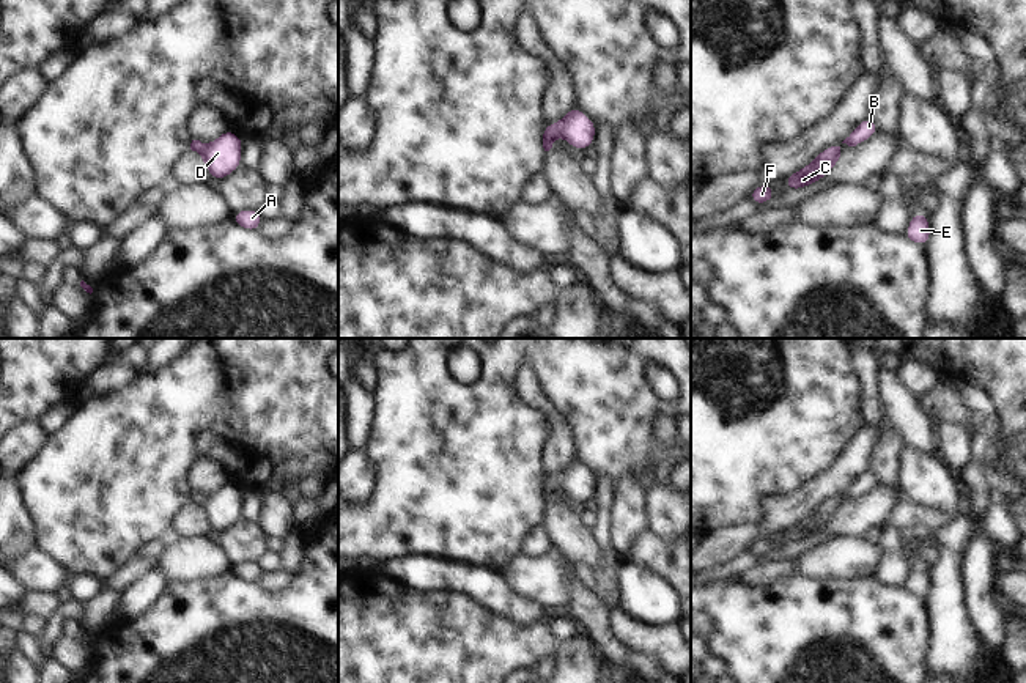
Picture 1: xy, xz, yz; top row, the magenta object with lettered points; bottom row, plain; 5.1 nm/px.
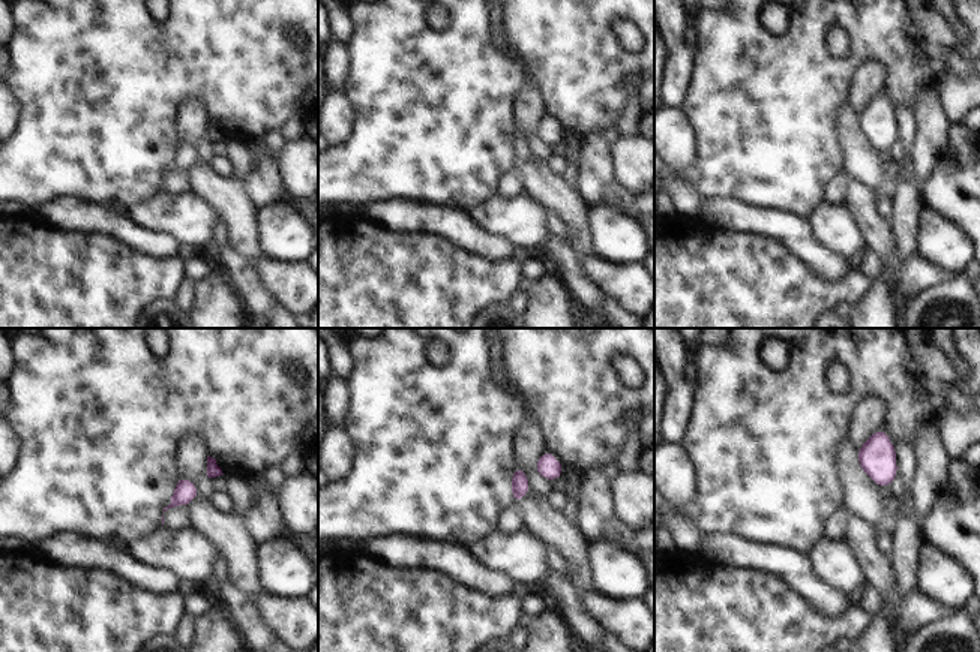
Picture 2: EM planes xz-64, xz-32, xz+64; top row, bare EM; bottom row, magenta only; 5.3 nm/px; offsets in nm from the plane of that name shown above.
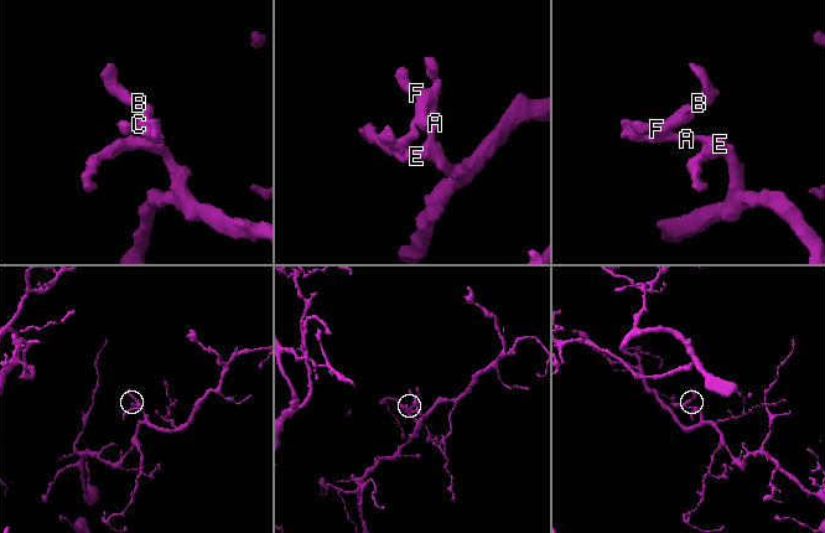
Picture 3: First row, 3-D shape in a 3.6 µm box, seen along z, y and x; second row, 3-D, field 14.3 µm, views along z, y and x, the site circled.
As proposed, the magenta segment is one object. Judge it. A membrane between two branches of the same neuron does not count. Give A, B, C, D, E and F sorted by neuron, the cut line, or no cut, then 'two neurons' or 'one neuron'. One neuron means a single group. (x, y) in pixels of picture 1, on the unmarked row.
groups A B C D E F; cut none; one neuron

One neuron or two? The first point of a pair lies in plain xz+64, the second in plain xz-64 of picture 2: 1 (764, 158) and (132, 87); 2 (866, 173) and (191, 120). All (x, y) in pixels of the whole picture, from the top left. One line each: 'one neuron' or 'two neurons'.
1: one neuron
2: two neurons

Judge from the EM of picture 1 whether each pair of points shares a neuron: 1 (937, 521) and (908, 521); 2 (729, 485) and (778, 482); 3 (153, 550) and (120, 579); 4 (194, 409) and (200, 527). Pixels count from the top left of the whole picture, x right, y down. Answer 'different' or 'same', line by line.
1: same
2: same
3: same
4: different

